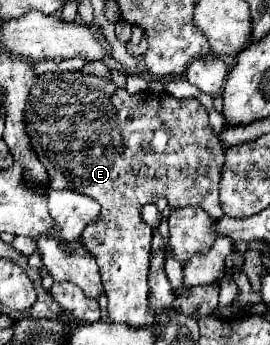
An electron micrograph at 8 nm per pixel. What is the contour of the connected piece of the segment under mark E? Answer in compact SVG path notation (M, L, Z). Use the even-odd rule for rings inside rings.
M46 72L36 78L36 84L30 90L28 104L24 106L24 124L34 152L48 172L52 188L68 188L86 194L102 206L102 218L82 232L82 244L92 252L100 266L112 322L124 322L134 328L150 326L154 322L152 308L148 308L152 227L140 216L142 206L164 196L172 210L198 206L214 220L224 216L218 188L226 152L208 124L206 108L196 98L178 100L168 92L156 94L152 90L144 90L128 94L126 88L116 86L112 80L100 80L92 74ZM138 138L146 146L138 146Z

